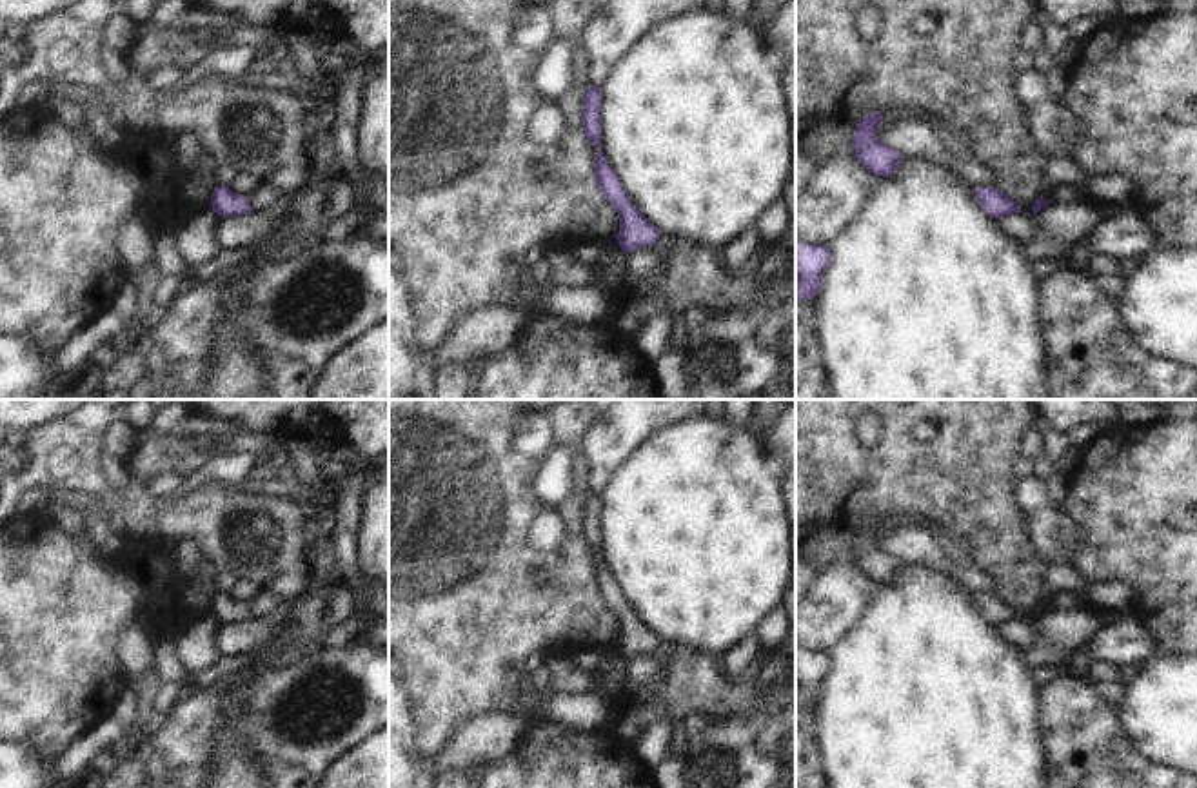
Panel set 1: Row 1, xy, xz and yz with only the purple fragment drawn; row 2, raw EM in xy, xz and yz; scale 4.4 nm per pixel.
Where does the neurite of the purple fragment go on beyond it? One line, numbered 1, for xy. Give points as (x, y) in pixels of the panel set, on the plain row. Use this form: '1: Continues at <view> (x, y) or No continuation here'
1: No continuation here.

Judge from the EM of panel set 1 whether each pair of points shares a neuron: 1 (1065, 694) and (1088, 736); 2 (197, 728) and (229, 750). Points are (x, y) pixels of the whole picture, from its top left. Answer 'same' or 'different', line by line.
1: same
2: different

